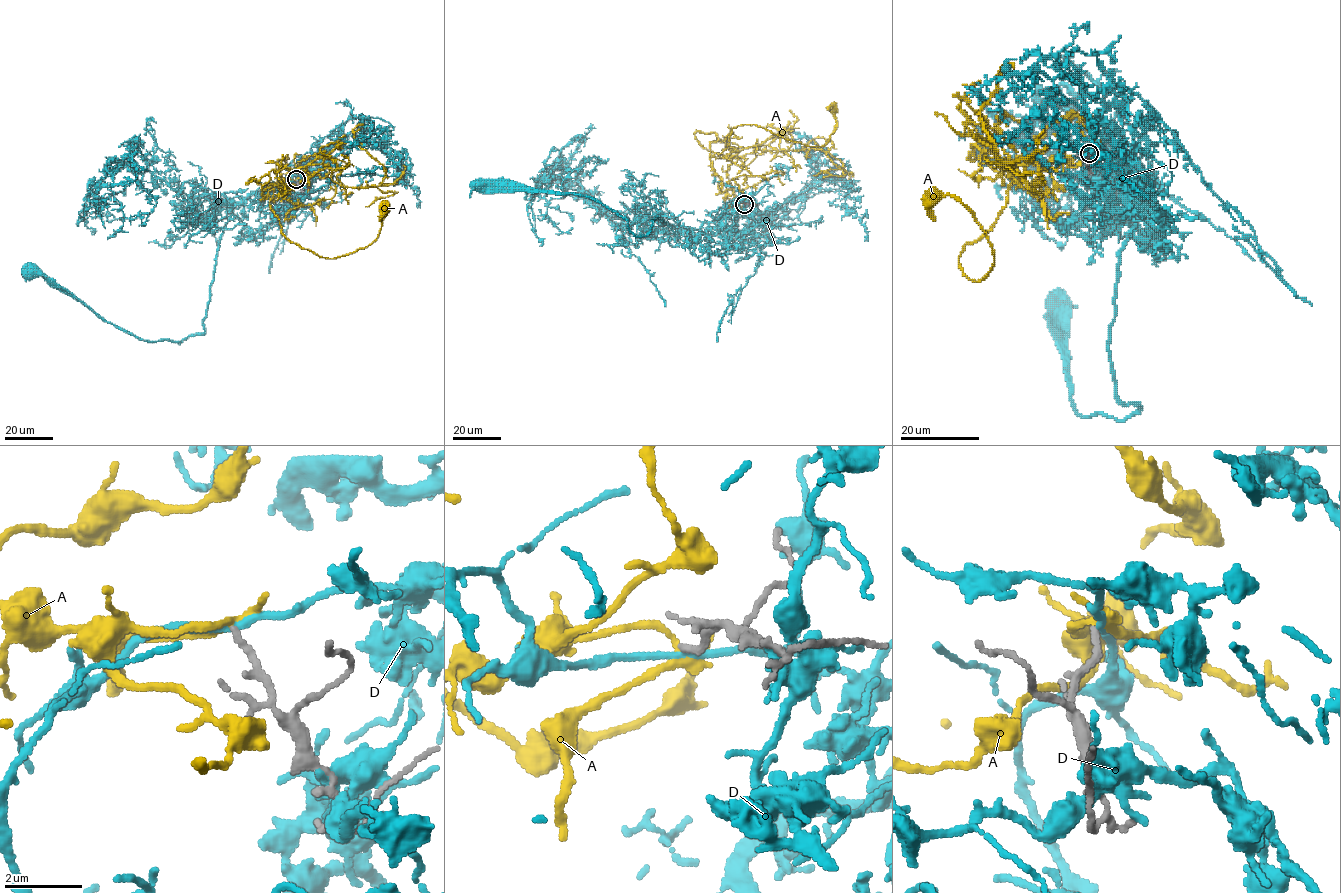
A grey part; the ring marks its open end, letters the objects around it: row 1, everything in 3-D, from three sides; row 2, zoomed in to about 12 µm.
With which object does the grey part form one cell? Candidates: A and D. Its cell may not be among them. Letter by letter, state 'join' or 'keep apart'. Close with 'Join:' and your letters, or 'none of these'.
A: keep apart
D: keep apart
Join: none of these

